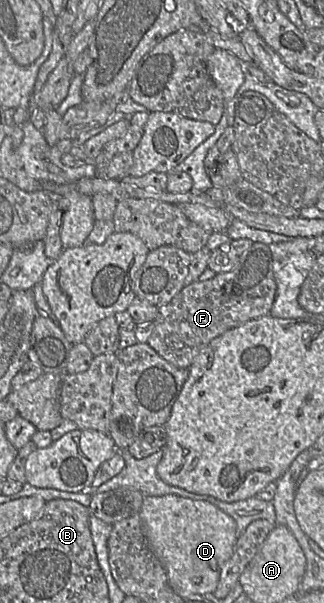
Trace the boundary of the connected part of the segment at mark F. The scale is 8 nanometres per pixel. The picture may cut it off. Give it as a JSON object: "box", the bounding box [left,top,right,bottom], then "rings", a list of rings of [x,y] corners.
{"box":[147,243,277,369],"rings":[[[253,243],[235,268],[217,274],[207,281],[196,281],[185,286],[168,304],[159,307],[154,330],[147,344],[163,359],[180,369],[189,369],[199,353],[216,337],[242,324],[270,315],[277,292],[269,245]]]}

